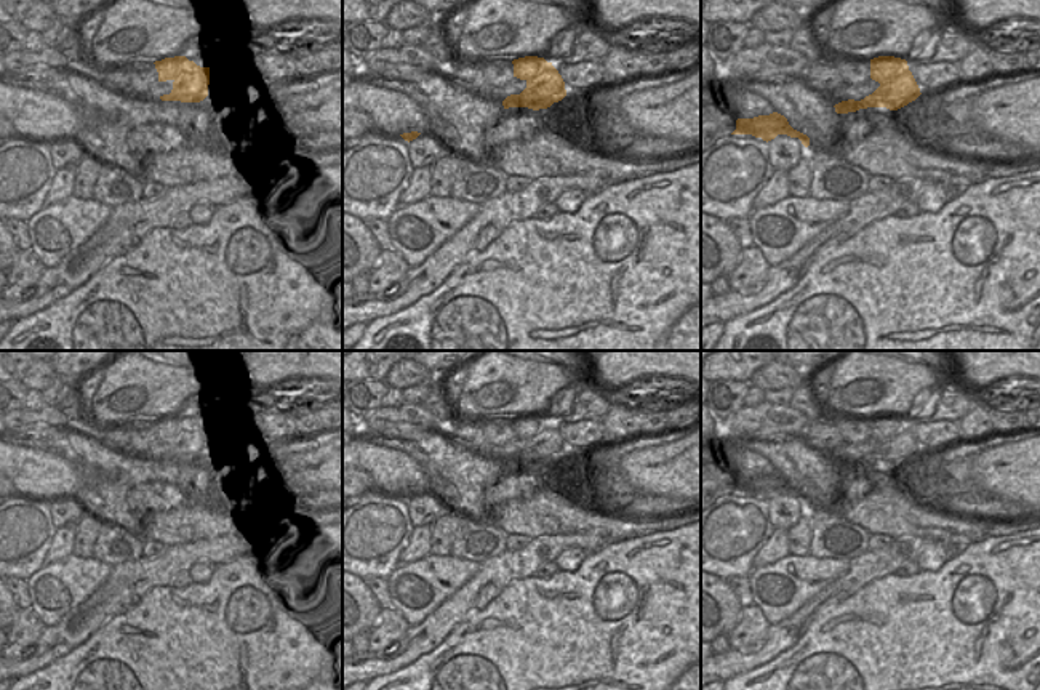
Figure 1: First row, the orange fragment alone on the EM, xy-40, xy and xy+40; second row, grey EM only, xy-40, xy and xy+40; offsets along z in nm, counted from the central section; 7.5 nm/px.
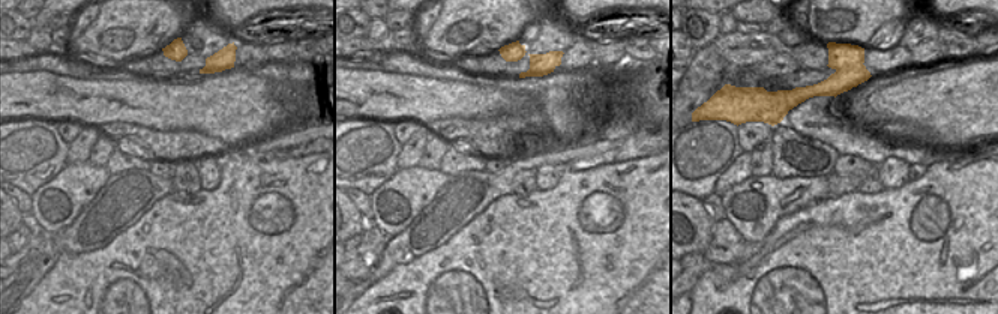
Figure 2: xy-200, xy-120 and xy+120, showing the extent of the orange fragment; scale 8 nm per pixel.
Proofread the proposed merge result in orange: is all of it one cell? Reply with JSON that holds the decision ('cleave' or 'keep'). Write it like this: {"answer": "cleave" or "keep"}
{"answer": "cleave"}

